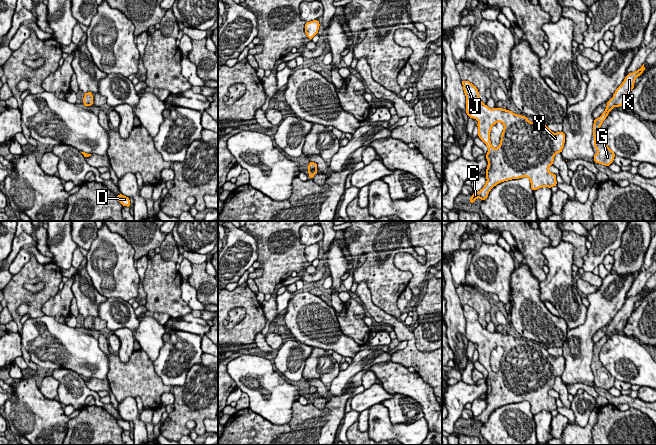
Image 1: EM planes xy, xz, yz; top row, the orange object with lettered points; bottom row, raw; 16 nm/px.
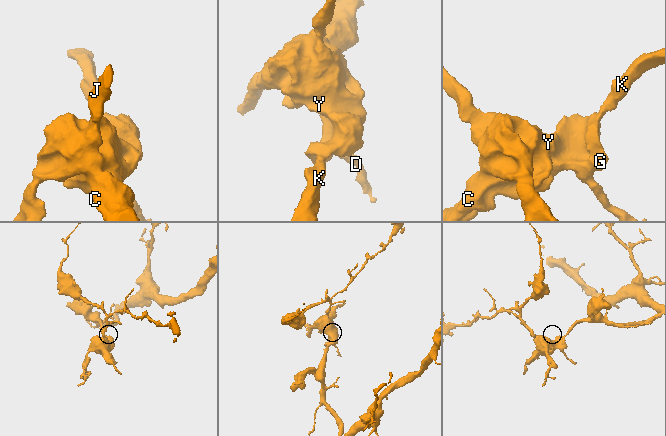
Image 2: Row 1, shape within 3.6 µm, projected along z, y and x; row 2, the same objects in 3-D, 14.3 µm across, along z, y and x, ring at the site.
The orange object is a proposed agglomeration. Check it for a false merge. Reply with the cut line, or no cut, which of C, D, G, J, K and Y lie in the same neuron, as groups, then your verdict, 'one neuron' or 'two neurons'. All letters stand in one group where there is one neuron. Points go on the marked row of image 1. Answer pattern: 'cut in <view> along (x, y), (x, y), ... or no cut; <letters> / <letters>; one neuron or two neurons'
no cut; C D G J K Y; one neuron

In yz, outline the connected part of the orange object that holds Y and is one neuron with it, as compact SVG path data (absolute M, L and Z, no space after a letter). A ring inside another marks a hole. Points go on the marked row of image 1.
M461 80L461 82L466 95L466 113L468 117L478 120L478 136L488 147L488 153L486 154L486 159L488 160L486 169L487 182L479 192L473 193L470 203L475 202L477 198L485 200L494 186L512 179L528 177L533 191L541 187L551 188L556 186L556 175L551 173L548 168L553 165L555 154L562 152L565 143L563 131L553 133L542 122L530 122L527 117L514 114L504 108L490 109L480 100L476 86L469 81ZM497 122L501 122L504 129L499 147L494 148L490 142L490 132L492 126Z

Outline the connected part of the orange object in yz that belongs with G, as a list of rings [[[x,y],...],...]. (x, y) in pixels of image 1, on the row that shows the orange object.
[[[644,64],[639,70],[626,75],[622,84],[616,89],[611,100],[607,102],[606,110],[602,115],[594,120],[593,124],[593,136],[594,136],[594,147],[597,149],[597,153],[594,155],[594,162],[609,166],[612,164],[615,154],[614,152],[603,142],[599,135],[599,129],[602,122],[608,116],[608,113],[614,108],[622,106],[627,95],[634,88],[635,79],[640,76],[645,70]]]

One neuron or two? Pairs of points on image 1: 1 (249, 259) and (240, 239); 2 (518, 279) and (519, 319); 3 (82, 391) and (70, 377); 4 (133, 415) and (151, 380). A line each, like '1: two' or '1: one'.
1: one
2: one
3: one
4: two

